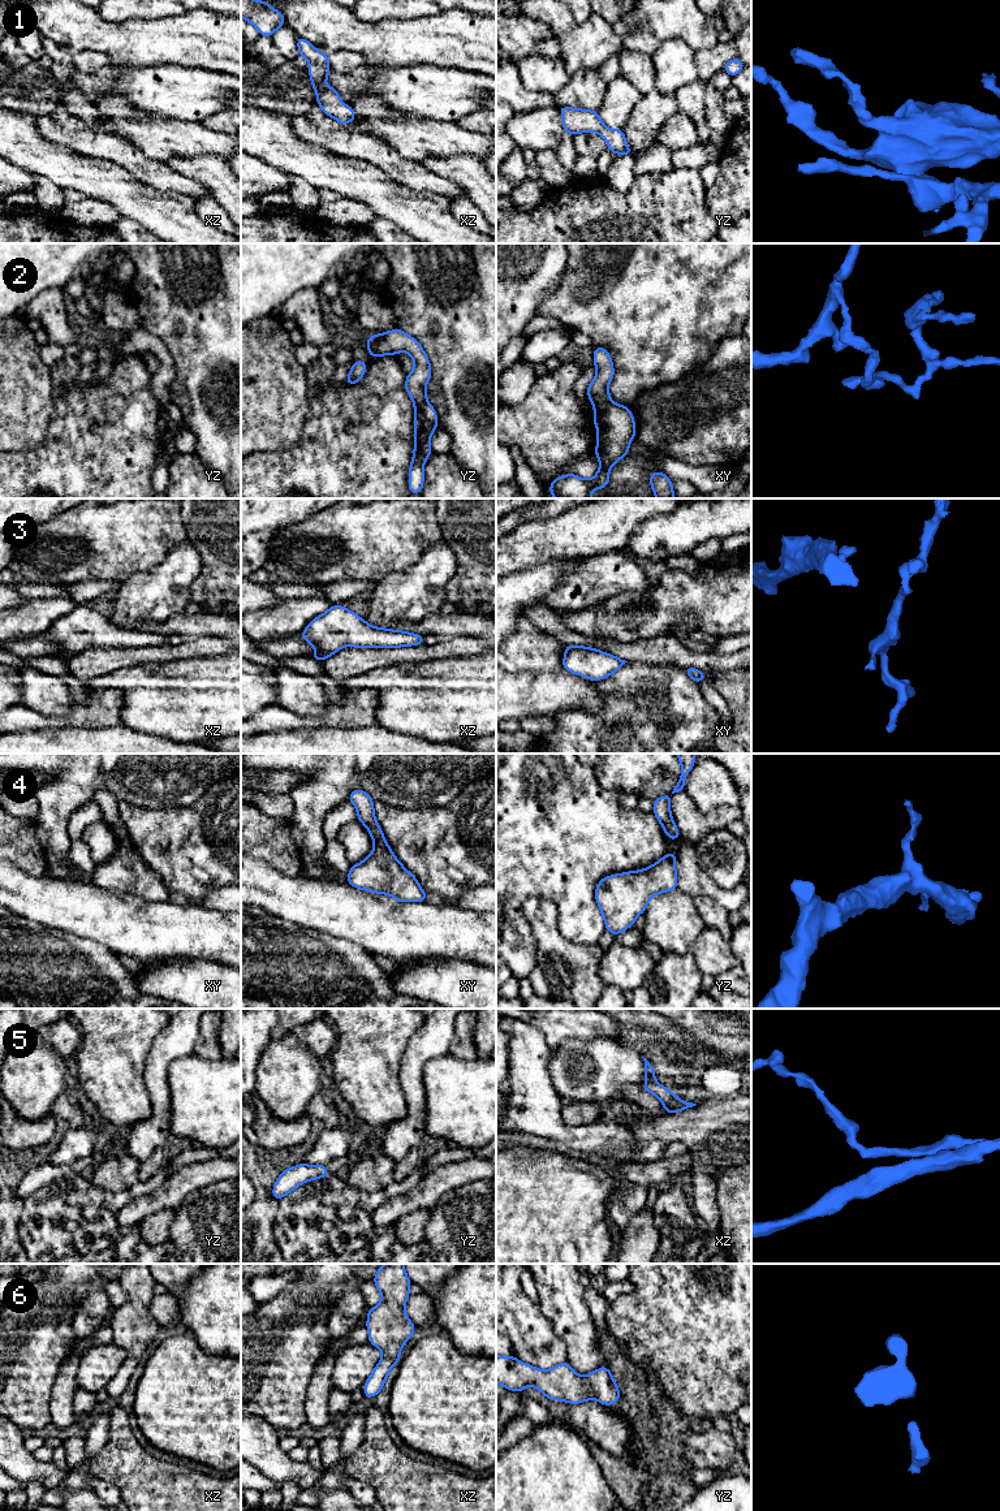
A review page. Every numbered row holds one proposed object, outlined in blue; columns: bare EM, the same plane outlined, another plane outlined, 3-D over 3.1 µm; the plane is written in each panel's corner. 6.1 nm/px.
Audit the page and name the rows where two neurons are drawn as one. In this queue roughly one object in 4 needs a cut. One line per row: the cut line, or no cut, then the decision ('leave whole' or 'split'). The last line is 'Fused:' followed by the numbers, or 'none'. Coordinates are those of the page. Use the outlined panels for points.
1: no cut | leave whole
2: xy (611, 400), (594, 406) | split
3: no cut | leave whole
4: no cut | leave whole
5: no cut | leave whole
6: no cut | leave whole
Fused: 2

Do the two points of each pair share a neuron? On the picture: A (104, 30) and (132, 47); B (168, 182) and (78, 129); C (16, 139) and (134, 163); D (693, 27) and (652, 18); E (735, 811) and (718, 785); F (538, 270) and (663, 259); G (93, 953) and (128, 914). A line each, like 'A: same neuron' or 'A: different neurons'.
A: same neuron
B: same neuron
C: different neurons
D: same neuron
E: different neurons
F: different neurons
G: different neurons

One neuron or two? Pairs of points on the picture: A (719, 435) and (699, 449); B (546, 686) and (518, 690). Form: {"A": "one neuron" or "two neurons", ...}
{"A": "one neuron", "B": "one neuron"}

